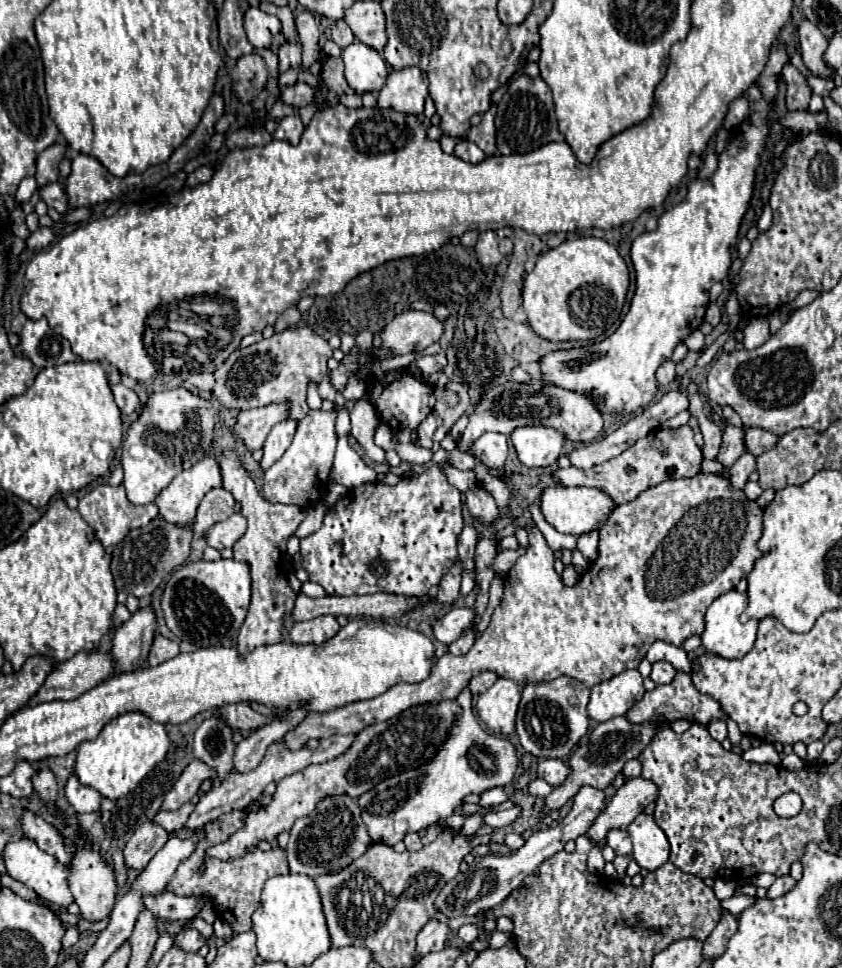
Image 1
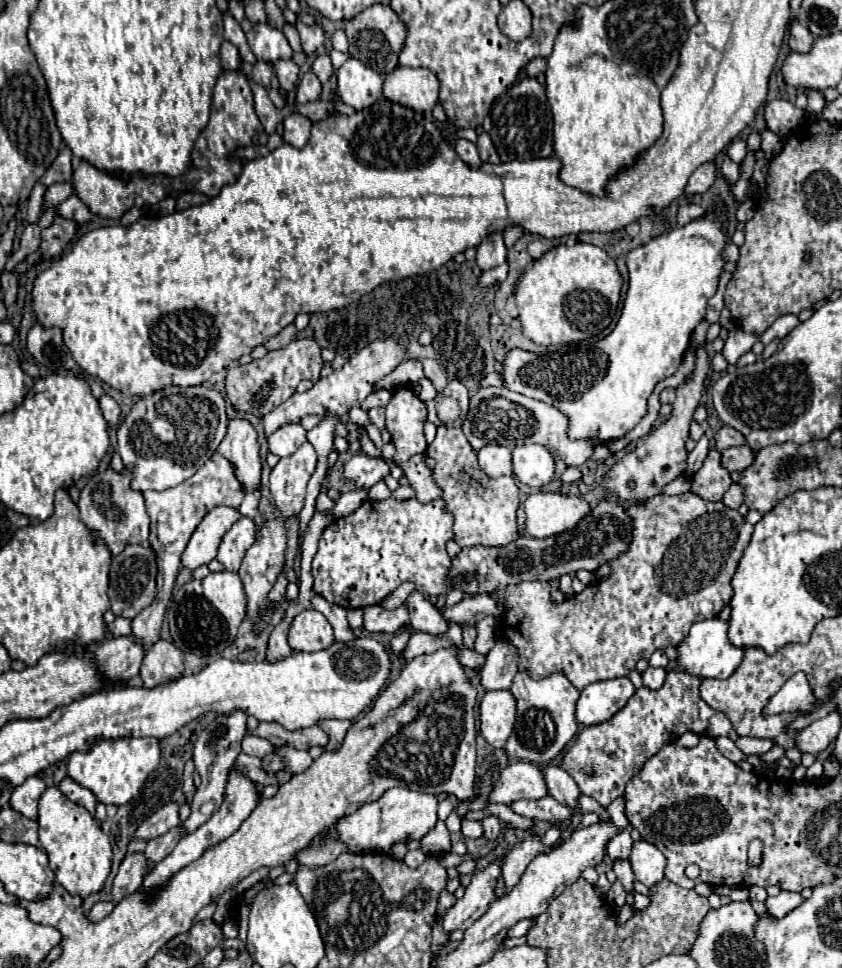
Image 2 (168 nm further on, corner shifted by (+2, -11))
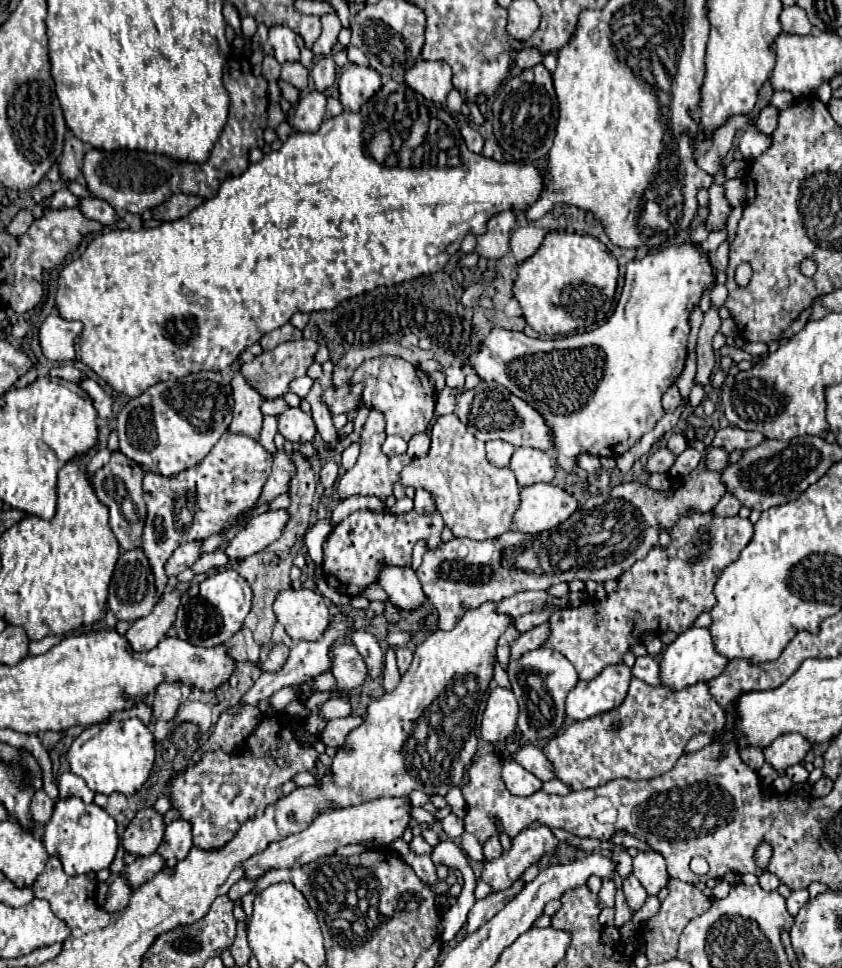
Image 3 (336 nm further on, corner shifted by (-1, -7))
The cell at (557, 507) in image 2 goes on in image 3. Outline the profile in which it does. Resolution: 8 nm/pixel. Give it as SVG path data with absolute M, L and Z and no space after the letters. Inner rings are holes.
M538 483L520 491L520 505L514 513L512 527L520 533L542 533L566 521L578 503L564 489L550 483Z

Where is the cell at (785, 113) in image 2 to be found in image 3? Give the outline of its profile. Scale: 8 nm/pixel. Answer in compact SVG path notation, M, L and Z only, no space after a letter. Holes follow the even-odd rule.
M764 107L756 121L754 121L754 127L764 133L764 135L770 135L774 129L776 129L776 123L778 123L778 109L776 107Z

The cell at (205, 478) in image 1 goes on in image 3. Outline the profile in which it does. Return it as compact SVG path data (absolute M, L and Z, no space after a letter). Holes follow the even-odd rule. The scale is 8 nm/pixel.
M224 431L220 441L212 447L204 461L200 461L200 465L184 469L184 473L176 473L176 477L160 477L160 473L148 471L144 473L142 489L148 513L142 533L142 551L152 565L158 595L166 587L164 563L172 551L182 543L204 541L206 537L232 527L244 511L252 509L270 477L272 459L274 457L256 439Z

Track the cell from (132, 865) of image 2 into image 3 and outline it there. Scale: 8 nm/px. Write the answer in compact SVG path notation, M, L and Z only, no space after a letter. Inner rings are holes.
M120 875L114 883L110 883L110 889L108 889L108 897L106 897L106 903L104 903L104 911L108 913L118 913L120 909L124 909L130 901L130 895L132 895L132 889L128 887L128 883L124 881L124 877Z

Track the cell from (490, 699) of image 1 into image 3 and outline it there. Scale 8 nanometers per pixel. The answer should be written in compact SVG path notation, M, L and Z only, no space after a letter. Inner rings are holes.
M496 687L488 697L482 715L482 725L480 725L482 739L490 743L506 741L516 729L516 717L518 717L516 697L512 697L512 691Z

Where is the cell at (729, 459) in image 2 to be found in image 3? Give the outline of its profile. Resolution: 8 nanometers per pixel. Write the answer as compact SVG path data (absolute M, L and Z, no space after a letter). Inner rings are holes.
M710 449L708 453L706 453L706 457L704 457L704 465L706 465L706 469L710 469L710 471L722 471L726 465L728 465L728 451L724 451L724 449Z

